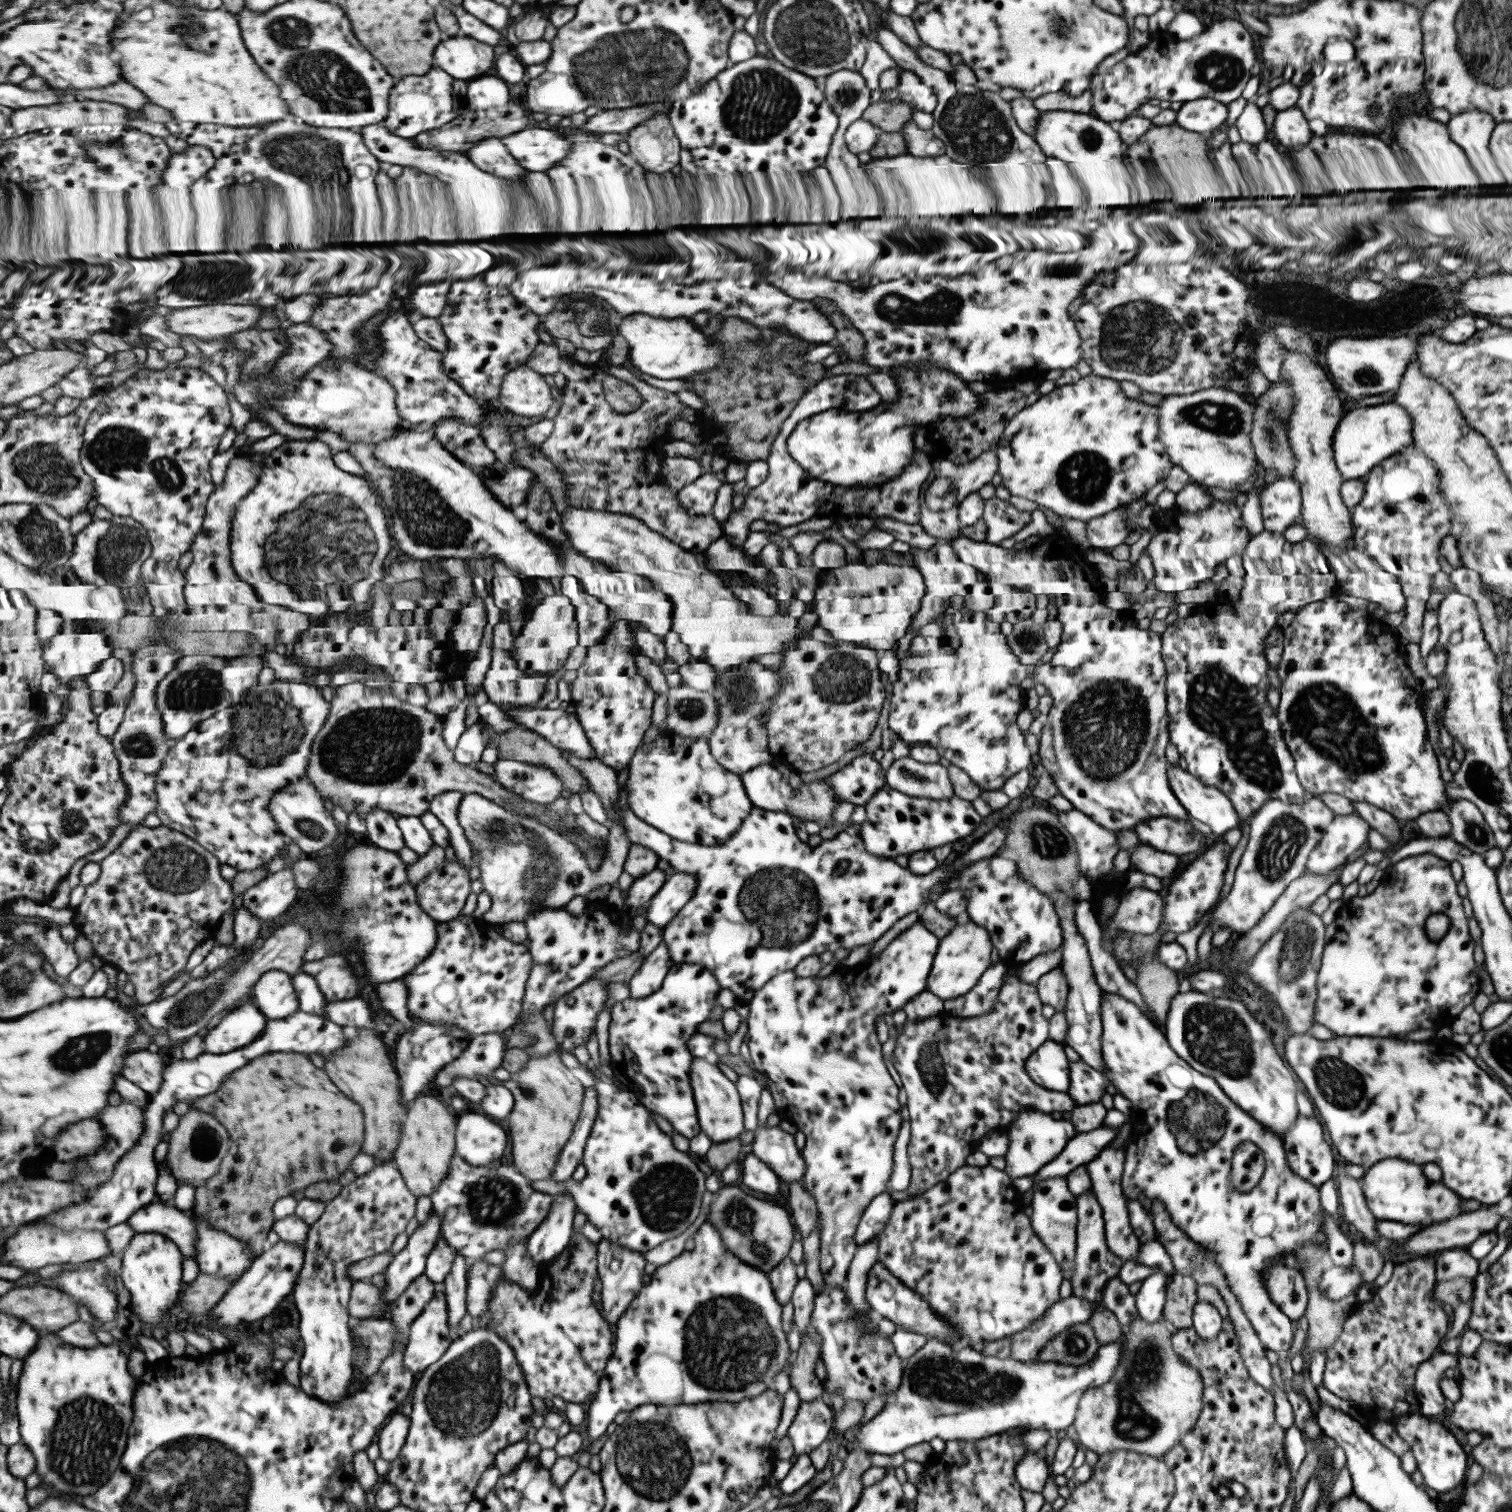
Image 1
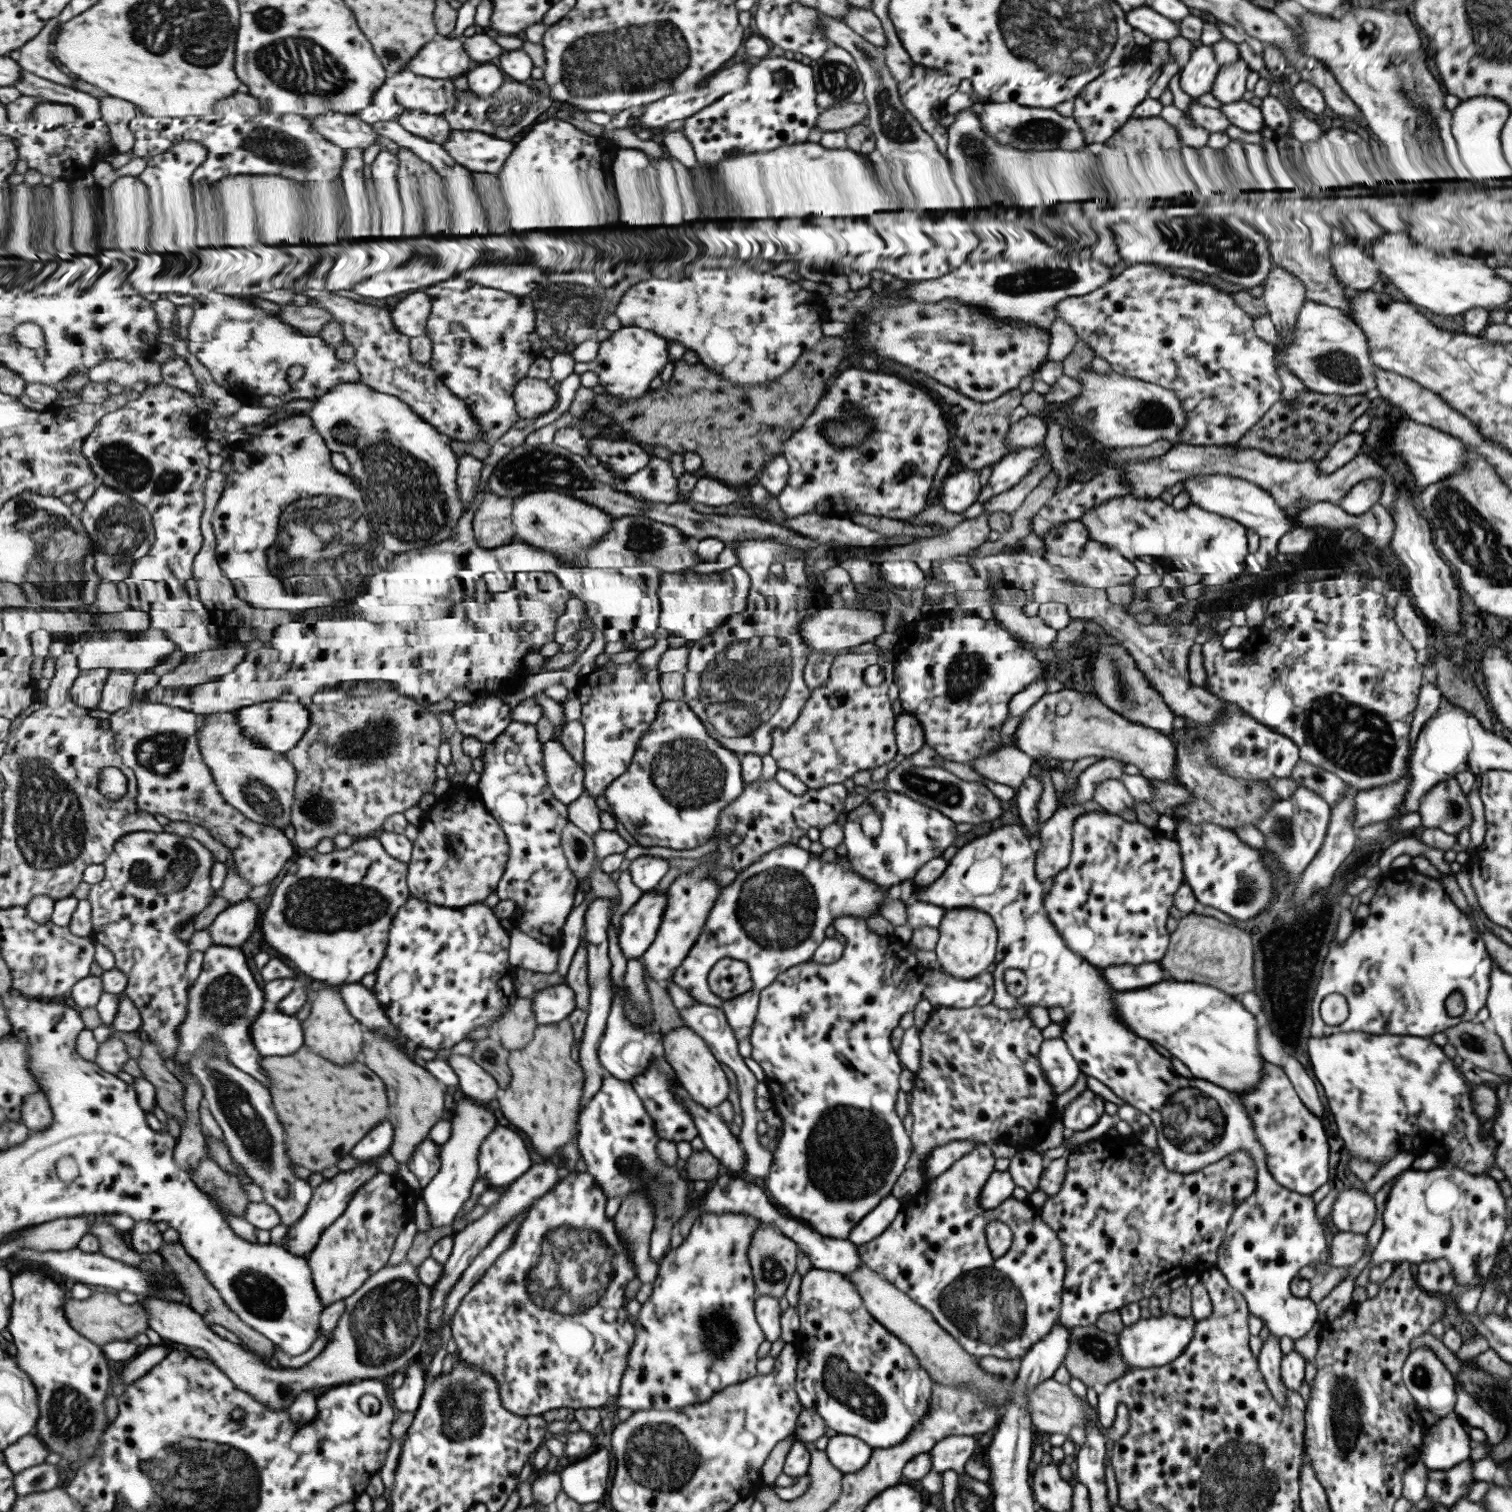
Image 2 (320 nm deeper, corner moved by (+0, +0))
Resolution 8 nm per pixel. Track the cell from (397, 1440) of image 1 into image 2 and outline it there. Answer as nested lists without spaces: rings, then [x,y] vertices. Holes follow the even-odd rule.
[[[416,1359],[410,1363],[404,1372],[404,1382],[398,1389],[392,1392],[392,1400],[397,1414],[402,1412],[416,1413],[422,1403],[426,1389],[425,1370],[423,1370],[419,1359]]]

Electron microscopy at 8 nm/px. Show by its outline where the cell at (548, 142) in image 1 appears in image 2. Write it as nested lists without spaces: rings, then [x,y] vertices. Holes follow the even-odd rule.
[[[453,129],[442,145],[465,168],[498,174],[516,144],[478,130]]]

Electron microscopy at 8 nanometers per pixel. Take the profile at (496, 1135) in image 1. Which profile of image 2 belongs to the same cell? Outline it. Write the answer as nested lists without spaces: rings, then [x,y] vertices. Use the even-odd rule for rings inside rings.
[[[506,1126],[495,1128],[494,1132],[488,1136],[481,1150],[479,1150],[479,1174],[489,1186],[496,1189],[507,1188],[507,1185],[515,1183],[515,1180],[521,1179],[533,1166],[531,1152],[527,1148],[528,1140],[521,1138],[517,1130],[511,1130]]]

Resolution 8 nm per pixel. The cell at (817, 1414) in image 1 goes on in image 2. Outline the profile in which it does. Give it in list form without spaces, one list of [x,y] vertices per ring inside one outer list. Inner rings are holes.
[[[836,1434],[828,1438],[824,1451],[829,1462],[839,1472],[847,1474],[868,1463],[872,1448],[855,1436]]]

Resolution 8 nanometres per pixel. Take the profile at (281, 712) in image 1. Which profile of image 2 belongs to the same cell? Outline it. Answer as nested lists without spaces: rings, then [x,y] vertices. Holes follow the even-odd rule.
[[[275,700],[251,707],[246,707],[236,712],[240,718],[241,732],[251,738],[259,748],[269,748],[285,756],[286,752],[293,751],[306,736],[311,724],[310,708],[299,702],[283,702]]]

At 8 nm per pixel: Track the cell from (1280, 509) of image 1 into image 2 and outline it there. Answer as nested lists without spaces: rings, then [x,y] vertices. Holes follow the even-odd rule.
[[[1349,432],[1342,436],[1335,444],[1332,444],[1327,454],[1315,462],[1317,474],[1331,474],[1337,471],[1340,466],[1347,464],[1352,458],[1362,453],[1365,449],[1363,435],[1358,432]]]

